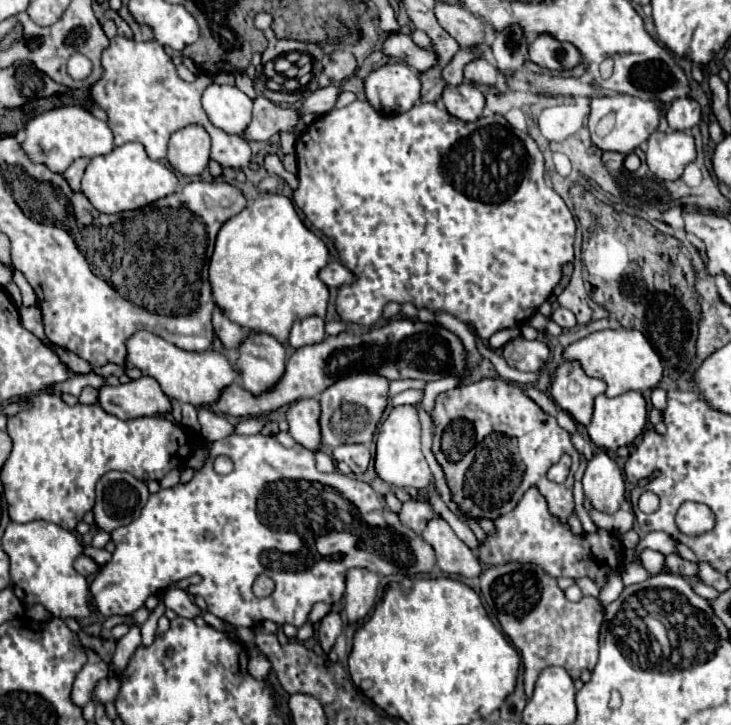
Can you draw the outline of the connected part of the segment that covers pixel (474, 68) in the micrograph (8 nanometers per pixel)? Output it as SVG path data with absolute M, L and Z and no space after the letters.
M485 58L473 60L465 66L463 80L479 84L479 86L495 86L497 84L497 68Z

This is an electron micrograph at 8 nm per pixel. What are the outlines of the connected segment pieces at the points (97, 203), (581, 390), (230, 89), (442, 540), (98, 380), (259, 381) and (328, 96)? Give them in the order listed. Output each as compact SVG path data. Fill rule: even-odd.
M129 142L113 148L111 154L97 156L89 162L81 182L81 192L95 206L95 210L103 214L119 214L125 210L143 208L163 196L169 196L177 190L177 186L179 180L167 166L151 160L139 142Z
M561 362L555 382L551 384L551 396L561 410L573 416L575 422L587 426L593 414L595 396L605 392L605 382L583 374L579 362Z
M209 84L203 92L203 110L209 122L227 134L241 136L251 122L253 100L235 86Z
M433 518L423 530L423 540L429 542L437 554L437 566L447 574L459 574L473 578L481 574L479 558L469 546L455 536L451 526L443 518Z
M73 374L69 376L65 382L55 384L51 387L52 390L65 392L65 394L73 394L79 396L81 390L85 386L93 386L93 388L101 388L105 384L105 380L99 374Z
M253 334L239 346L237 370L251 394L271 390L285 370L285 348L271 334Z
M335 86L319 88L317 92L313 92L311 96L307 96L307 98L303 100L303 106L297 110L297 114L299 114L301 118L303 118L305 114L315 114L315 116L327 114L327 112L333 108L333 104L335 104L337 94L339 94L339 88L335 88Z

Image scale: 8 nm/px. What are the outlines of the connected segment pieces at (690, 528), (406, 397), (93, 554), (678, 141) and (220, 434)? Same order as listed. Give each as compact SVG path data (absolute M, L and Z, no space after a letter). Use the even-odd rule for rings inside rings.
M685 502L677 512L677 526L681 532L689 536L697 536L703 532L709 532L715 524L713 512L697 502Z
M405 390L393 398L393 406L403 406L403 404L419 404L423 398L421 390Z
M85 546L85 548L83 548L83 554L89 556L91 560L95 560L99 566L103 566L103 564L107 564L107 562L111 560L111 554L109 554L107 550L97 550L97 548L93 548L93 546Z
M653 132L649 136L647 166L661 180L677 180L695 156L695 140L687 132Z
M201 408L197 418L199 418L199 424L201 424L201 434L211 442L227 438L235 432L235 426L223 414L217 414L213 410Z

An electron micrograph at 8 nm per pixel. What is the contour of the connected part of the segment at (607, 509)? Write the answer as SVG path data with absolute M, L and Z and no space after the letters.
M597 452L587 462L583 490L593 508L605 514L615 514L625 500L625 478L619 466L605 452Z

